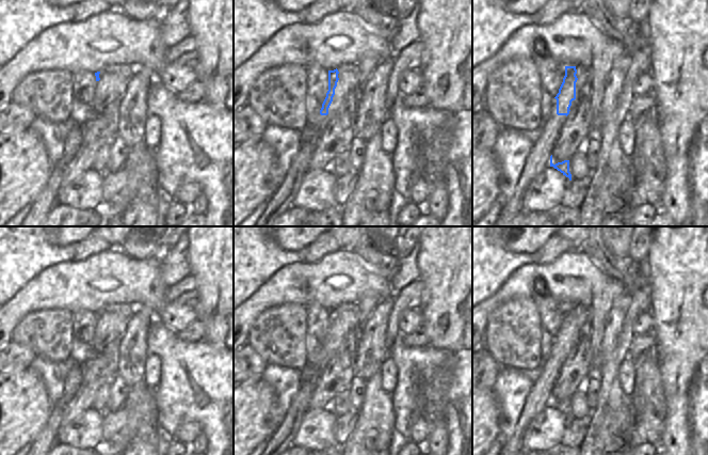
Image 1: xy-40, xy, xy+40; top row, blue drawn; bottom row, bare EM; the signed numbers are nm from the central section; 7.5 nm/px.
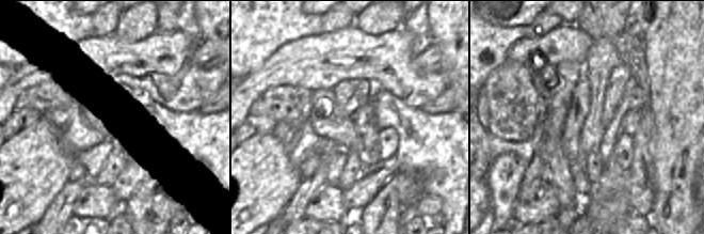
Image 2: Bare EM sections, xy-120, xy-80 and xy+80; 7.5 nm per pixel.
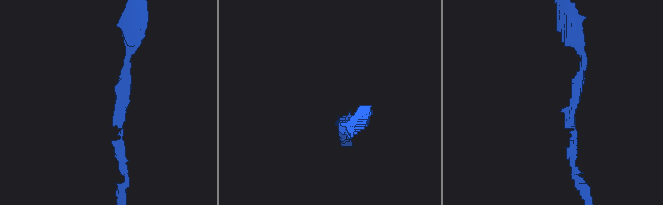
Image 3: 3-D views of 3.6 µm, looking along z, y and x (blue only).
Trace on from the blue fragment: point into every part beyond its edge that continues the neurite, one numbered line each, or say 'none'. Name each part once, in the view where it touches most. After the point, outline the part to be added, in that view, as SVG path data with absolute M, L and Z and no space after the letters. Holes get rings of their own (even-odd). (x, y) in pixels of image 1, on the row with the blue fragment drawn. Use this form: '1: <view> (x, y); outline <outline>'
none

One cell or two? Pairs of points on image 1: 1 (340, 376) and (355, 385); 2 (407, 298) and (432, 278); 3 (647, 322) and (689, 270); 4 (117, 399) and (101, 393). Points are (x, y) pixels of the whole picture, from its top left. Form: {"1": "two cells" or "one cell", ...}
{"1": "two cells", "2": "two cells", "3": "two cells", "4": "two cells"}

